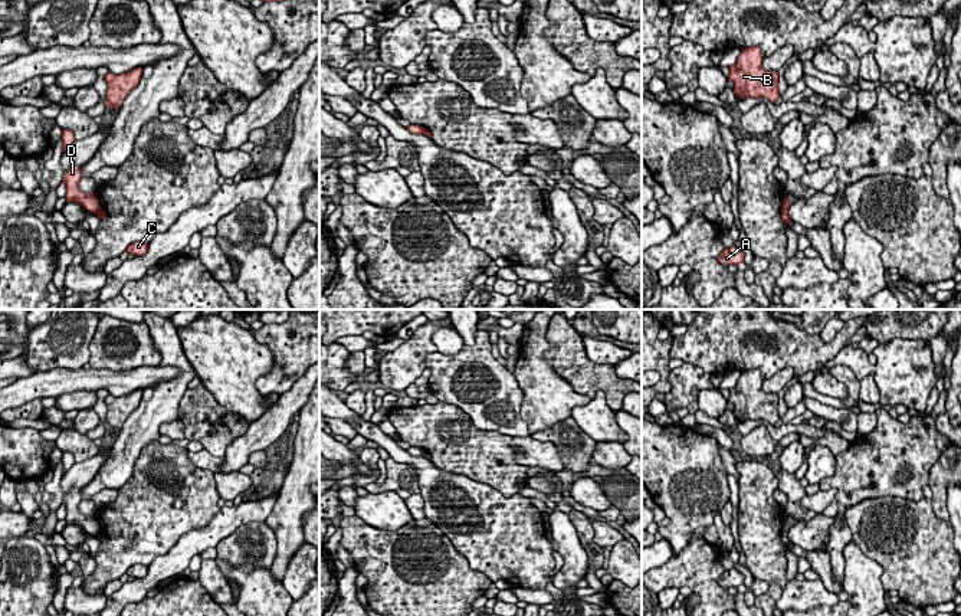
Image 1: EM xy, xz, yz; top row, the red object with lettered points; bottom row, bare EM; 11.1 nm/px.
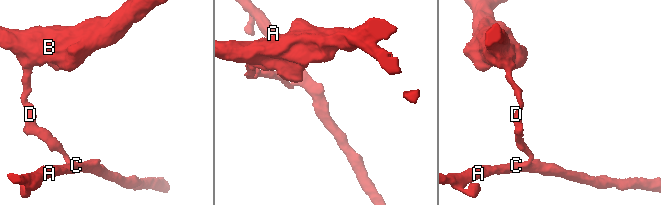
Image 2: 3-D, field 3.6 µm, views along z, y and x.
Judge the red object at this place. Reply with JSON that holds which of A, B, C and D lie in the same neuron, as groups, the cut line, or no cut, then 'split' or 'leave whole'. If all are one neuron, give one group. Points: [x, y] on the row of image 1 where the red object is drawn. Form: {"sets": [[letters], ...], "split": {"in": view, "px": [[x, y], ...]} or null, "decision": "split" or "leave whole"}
{"sets": [["A", "C"], ["B", "D"]], "split": {"in": "xy", "px": [[99, 206], [94, 213]]}, "decision": "split"}

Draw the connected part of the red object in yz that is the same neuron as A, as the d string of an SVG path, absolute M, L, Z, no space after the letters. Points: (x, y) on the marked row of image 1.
M729 246L722 250L718 261L724 265L738 265L744 262L744 253L738 248Z

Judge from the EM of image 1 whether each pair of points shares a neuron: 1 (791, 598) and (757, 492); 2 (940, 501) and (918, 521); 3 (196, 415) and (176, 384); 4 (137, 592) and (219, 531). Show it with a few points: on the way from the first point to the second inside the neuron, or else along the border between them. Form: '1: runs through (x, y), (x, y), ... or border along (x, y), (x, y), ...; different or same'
1: border along (787, 582), (776, 600); different
2: border along (930, 500), (931, 510), (945, 521); different
3: border along (187, 389), (180, 402), (177, 418); different
4: runs through (157, 573), (169, 566), (192, 543), (199, 540); same

